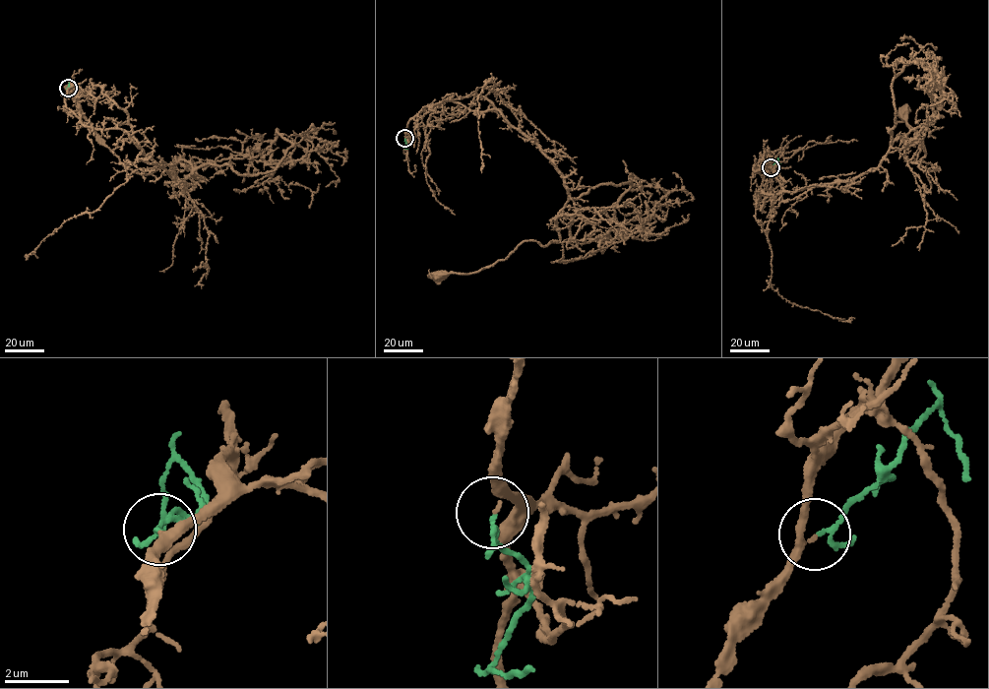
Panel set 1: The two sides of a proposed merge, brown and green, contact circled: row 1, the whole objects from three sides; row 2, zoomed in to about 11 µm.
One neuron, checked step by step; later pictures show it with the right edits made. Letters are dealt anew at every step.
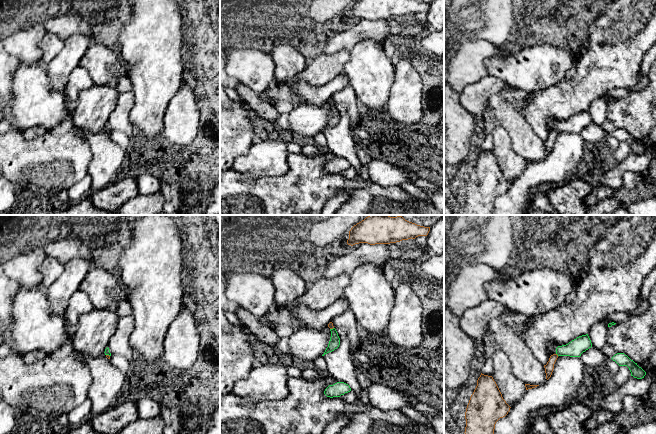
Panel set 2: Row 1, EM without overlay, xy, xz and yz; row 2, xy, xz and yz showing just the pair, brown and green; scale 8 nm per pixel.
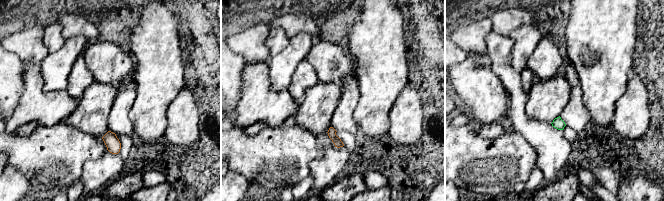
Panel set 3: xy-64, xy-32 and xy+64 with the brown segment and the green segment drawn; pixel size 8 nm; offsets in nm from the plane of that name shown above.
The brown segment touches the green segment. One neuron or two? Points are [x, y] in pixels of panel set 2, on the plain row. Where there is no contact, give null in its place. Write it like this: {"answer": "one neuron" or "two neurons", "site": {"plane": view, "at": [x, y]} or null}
{"answer": "two neurons", "site": {"plane": "xy", "at": [108, 131]}}

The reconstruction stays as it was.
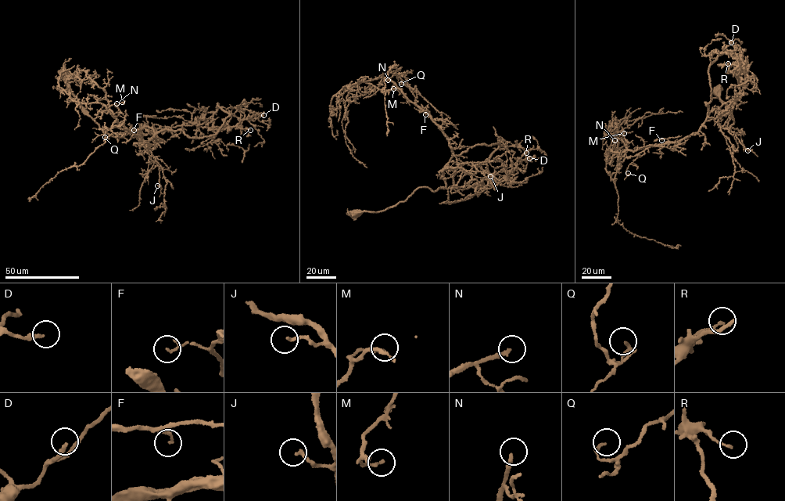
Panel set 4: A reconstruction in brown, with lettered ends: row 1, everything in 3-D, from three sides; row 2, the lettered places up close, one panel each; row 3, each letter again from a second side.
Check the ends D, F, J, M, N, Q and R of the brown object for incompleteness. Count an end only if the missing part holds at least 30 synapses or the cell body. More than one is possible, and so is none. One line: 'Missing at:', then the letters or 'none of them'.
Missing at: N

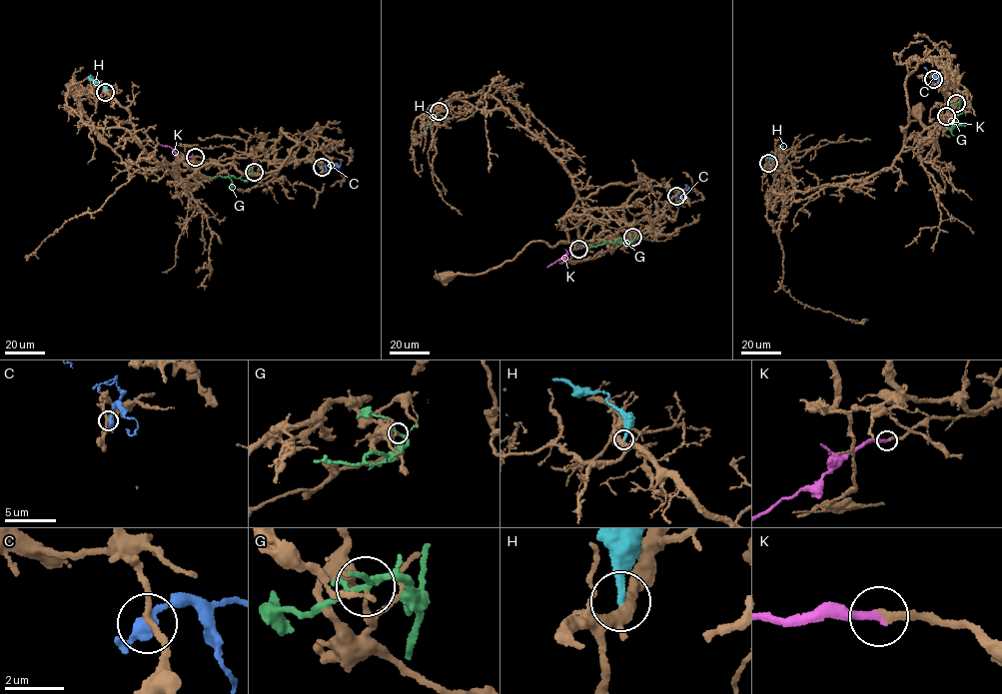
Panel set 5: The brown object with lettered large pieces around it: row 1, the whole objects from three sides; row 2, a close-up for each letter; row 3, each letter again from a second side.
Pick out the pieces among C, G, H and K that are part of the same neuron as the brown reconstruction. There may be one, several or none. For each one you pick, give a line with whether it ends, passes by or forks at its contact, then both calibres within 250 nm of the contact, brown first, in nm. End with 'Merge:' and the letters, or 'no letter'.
K: It ends there. Thickness 240 nm (brown) against 240 nm
Merge: K

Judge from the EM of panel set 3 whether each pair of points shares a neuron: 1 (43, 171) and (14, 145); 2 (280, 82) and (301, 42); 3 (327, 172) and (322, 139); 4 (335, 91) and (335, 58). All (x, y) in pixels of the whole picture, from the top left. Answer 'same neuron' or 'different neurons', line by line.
1: same neuron
2: same neuron
3: same neuron
4: different neurons

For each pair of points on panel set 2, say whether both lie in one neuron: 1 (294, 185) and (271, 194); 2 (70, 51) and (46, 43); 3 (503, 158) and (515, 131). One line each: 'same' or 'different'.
1: same
2: different
3: different

